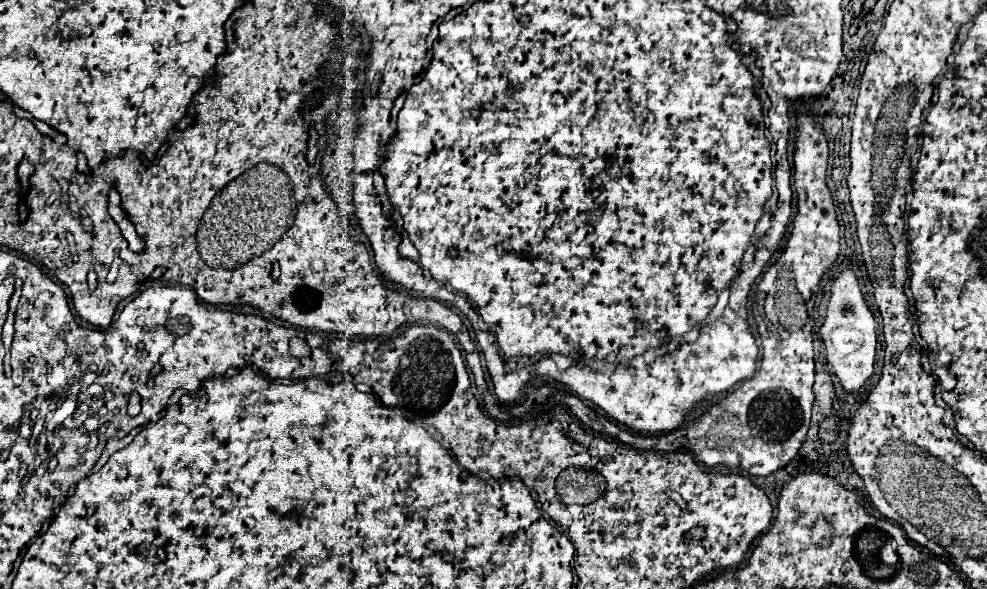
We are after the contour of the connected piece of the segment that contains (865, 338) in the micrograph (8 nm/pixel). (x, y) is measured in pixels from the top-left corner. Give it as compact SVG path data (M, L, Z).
M844 270L830 288L830 302L826 308L826 320L820 328L820 336L826 346L826 362L842 382L844 390L860 390L874 372L876 356L876 320L868 310L858 286L858 278L852 270Z

